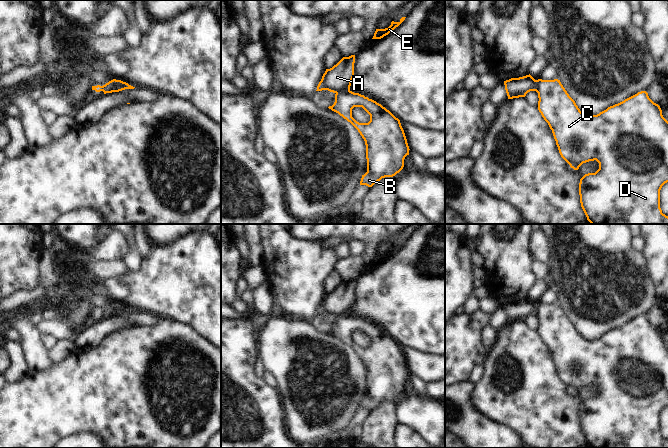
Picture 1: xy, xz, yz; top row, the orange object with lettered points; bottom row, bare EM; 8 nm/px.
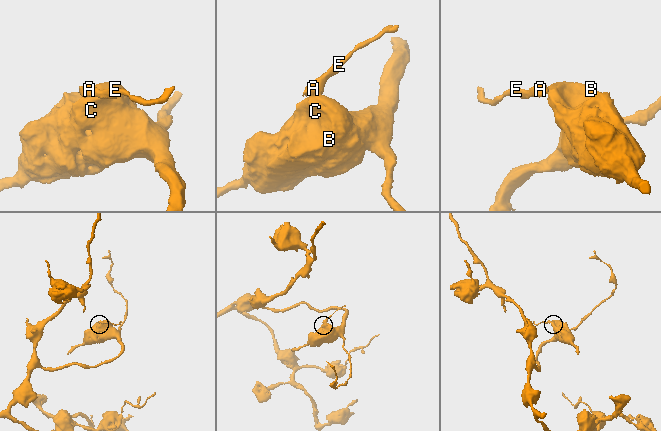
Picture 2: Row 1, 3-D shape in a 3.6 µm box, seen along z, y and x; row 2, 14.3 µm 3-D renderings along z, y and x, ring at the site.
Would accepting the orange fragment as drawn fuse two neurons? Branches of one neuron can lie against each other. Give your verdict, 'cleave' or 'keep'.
cleave

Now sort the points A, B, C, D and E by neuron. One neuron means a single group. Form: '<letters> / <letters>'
A E / B C D

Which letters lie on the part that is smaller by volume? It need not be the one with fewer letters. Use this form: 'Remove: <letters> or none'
Remove: A, E

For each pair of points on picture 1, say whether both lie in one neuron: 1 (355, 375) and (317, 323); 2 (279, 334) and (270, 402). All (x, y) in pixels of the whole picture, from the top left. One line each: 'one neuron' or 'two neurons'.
1: two neurons
2: two neurons

